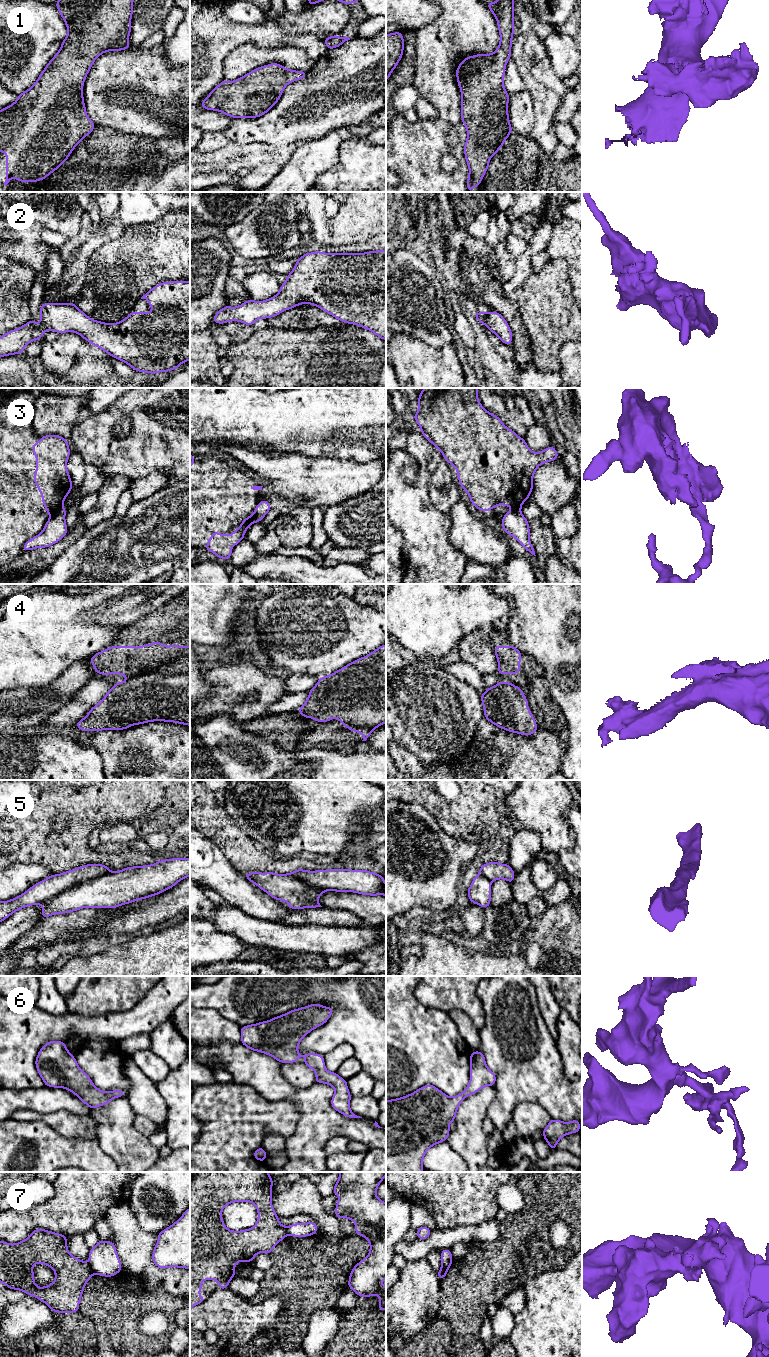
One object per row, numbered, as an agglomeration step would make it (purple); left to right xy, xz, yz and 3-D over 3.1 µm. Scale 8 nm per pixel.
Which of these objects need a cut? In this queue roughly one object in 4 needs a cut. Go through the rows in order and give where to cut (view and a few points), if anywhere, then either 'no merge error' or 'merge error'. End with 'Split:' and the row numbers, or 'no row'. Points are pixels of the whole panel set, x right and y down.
1: cut none; no merge error
2: cut none; no merge error
3: cut xy (61, 507), (51, 516); merge error
4: cut none; no merge error
5: cut xy (110, 871), (76, 883), (41, 903); merge error
6: cut none; no merge error
7: cut xy (88, 1262), (93, 1273); merge error
Split: 3, 5, 7

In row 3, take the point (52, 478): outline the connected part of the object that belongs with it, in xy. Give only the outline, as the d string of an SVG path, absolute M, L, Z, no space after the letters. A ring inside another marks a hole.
M54 434L39 438L41 440L35 442L31 447L34 451L34 457L38 459L35 462L35 466L38 469L34 471L34 484L38 487L38 491L42 495L42 504L46 507L46 512L50 516L53 516L62 508L67 495L73 487L70 474L66 468L70 456L69 441L62 436Z

